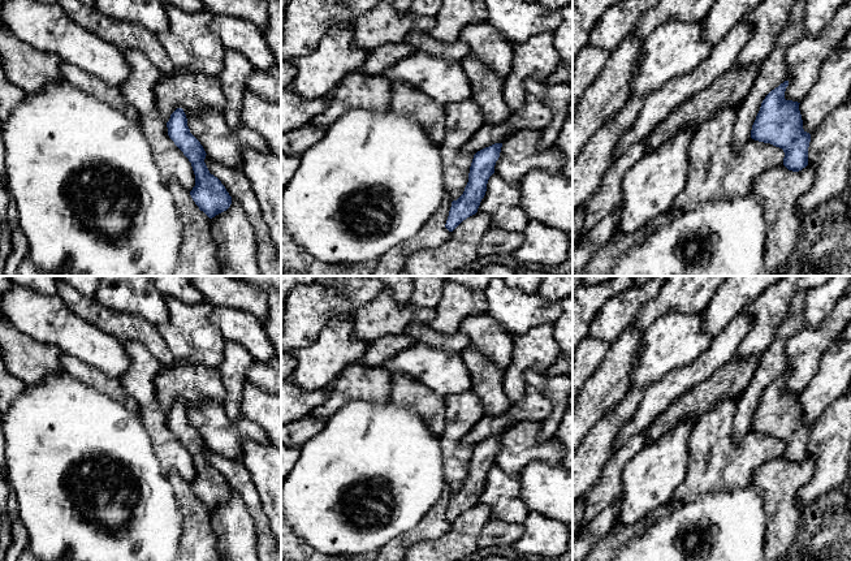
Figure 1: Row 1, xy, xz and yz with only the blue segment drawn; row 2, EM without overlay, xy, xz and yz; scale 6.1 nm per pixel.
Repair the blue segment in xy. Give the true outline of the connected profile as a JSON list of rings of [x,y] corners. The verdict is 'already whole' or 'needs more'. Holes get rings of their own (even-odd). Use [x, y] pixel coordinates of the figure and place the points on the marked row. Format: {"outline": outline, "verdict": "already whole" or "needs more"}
{"outline": [[[177,108],[167,122],[168,135],[191,163],[195,186],[190,195],[195,204],[209,219],[226,211],[232,197],[221,181],[209,173],[204,159],[206,151],[200,142],[190,133],[187,118],[182,108]]], "verdict": "already whole"}

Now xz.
{"outline": [[[494,143],[474,155],[468,182],[463,194],[452,202],[445,228],[453,232],[463,220],[475,215],[487,191],[489,177],[494,173],[502,143]]], "verdict": "already whole"}

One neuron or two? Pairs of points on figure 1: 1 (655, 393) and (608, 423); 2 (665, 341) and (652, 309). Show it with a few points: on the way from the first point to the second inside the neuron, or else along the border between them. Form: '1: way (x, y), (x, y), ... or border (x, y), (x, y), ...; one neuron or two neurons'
1: border (646, 389), (635, 414), (622, 430); two neurons
2: border (687, 313), (668, 310), (644, 331); two neurons

